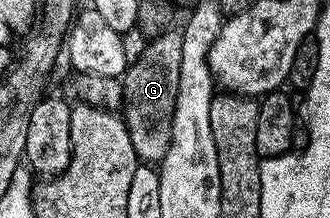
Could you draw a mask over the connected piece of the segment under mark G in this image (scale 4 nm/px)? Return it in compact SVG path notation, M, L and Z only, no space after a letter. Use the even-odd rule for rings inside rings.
M169 29L165 33L161 33L156 39L150 40L146 44L144 52L136 60L129 63L121 79L125 112L127 111L125 122L129 129L129 137L133 141L133 149L137 153L137 157L147 165L159 165L169 149L170 133L173 132L174 106L177 105L181 47L182 37L178 30Z

